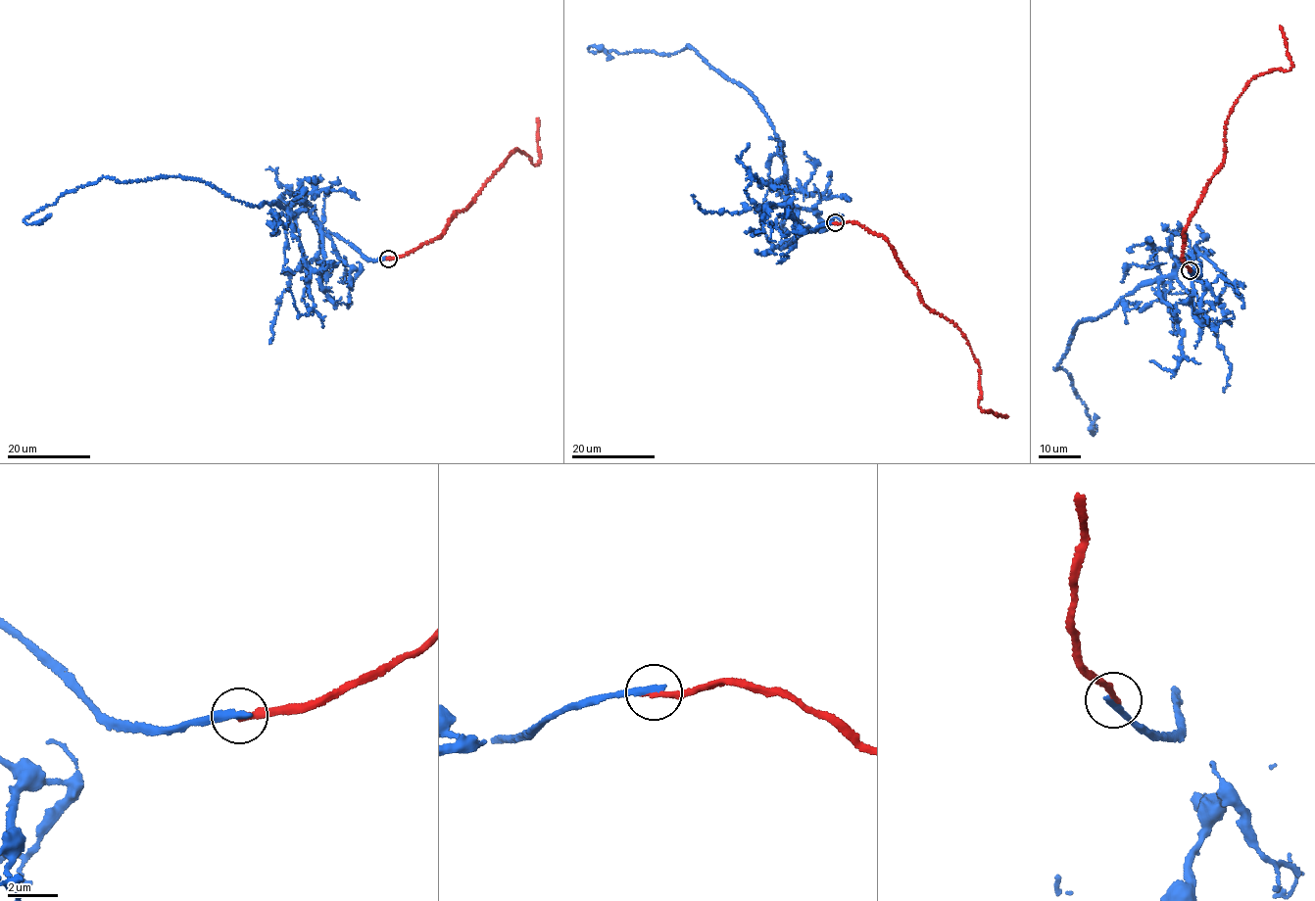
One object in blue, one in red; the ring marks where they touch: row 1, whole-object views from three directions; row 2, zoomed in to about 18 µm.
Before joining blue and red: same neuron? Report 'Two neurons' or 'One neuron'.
Two neurons

